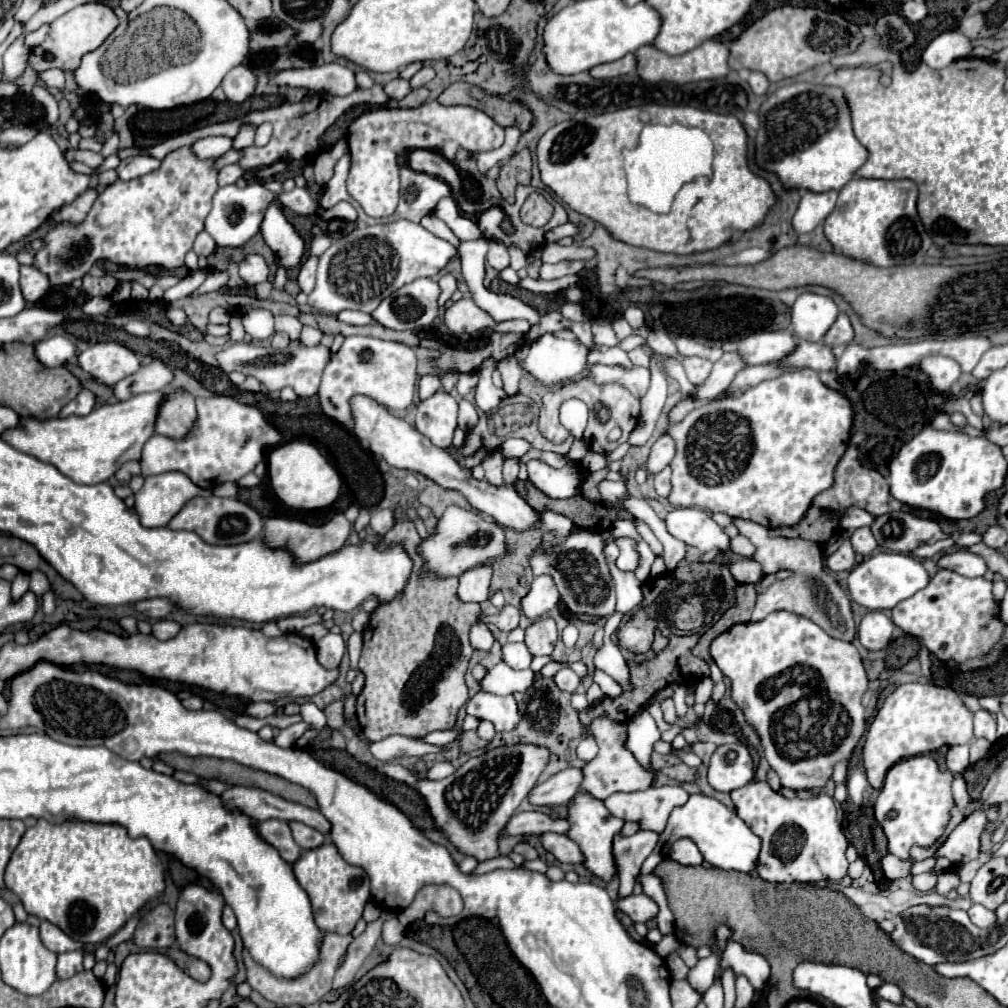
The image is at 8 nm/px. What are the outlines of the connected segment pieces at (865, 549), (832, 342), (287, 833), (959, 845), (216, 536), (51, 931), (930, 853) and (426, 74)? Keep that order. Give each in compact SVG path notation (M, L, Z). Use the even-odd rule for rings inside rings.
M862 527L862 529L856 529L854 533L852 533L852 537L850 537L850 543L852 543L852 547L854 547L854 551L856 553L860 553L860 555L870 555L874 549L876 549L876 539L874 539L874 535L870 533L870 527Z
M840 313L836 323L830 327L830 331L826 333L826 337L822 341L830 347L836 347L836 345L848 345L852 339L854 339L852 323L850 323L846 313Z
M268 819L268 821L258 821L254 823L258 835L272 847L276 847L276 851L280 853L282 859L286 859L288 865L292 865L302 849L296 845L294 837L292 837L292 831L290 831L290 825L288 821L280 821L280 819Z
M976 811L968 815L946 839L946 843L938 849L938 857L948 857L950 861L966 863L978 857L980 849L980 837L986 825L986 815L984 811Z
M194 497L190 499L168 523L170 529L186 529L198 533L206 543L212 545L230 545L230 543L246 543L256 539L262 533L262 517L250 505L240 499L224 499L224 497Z
M42 921L40 923L40 939L46 945L46 949L54 951L54 953L64 953L64 951L74 951L80 949L82 945L72 941L62 929L58 929L56 925L52 925L50 921Z
M939 840L932 845L932 847L923 848L923 847L912 847L912 857L916 861L923 861L927 858L934 857L936 850L938 849Z
M424 67L424 69L420 69L412 79L410 79L410 85L412 85L412 89L418 89L418 87L422 87L422 85L426 85L428 81L432 81L434 79L434 69L432 67Z

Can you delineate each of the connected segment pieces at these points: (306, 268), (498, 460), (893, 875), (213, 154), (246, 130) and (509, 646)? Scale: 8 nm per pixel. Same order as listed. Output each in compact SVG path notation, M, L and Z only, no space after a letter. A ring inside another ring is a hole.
M310 255L310 257L302 263L302 267L300 267L300 273L298 273L296 281L298 281L298 285L300 285L300 289L302 289L304 293L312 293L312 289L314 289L316 267L318 267L318 259L316 259L314 255Z
M494 451L494 453L488 453L482 461L482 467L486 471L486 481L492 483L492 485L504 485L504 479L502 479L502 463L504 463L504 457L500 451Z
M886 855L880 865L882 865L884 875L886 875L890 881L894 881L894 879L900 879L900 877L910 875L910 867L914 865L914 859L900 861L900 859L894 857L894 855Z
M204 137L192 145L192 153L198 159L216 159L224 155L230 147L232 147L232 141L228 137Z
M242 127L236 141L234 141L234 147L248 147L254 143L254 129L252 127Z
M506 643L502 645L502 661L512 669L526 669L532 661L532 655L524 643Z

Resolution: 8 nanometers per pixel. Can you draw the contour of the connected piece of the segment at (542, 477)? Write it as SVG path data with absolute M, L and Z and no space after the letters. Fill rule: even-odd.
M528 461L528 479L552 499L570 499L580 495L586 471L580 465L566 465L562 469L548 467L540 461Z

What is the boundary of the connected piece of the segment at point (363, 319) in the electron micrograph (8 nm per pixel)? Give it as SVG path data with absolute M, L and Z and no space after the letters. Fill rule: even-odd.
M342 311L338 313L338 319L348 325L372 325L374 323L374 317L362 311Z

